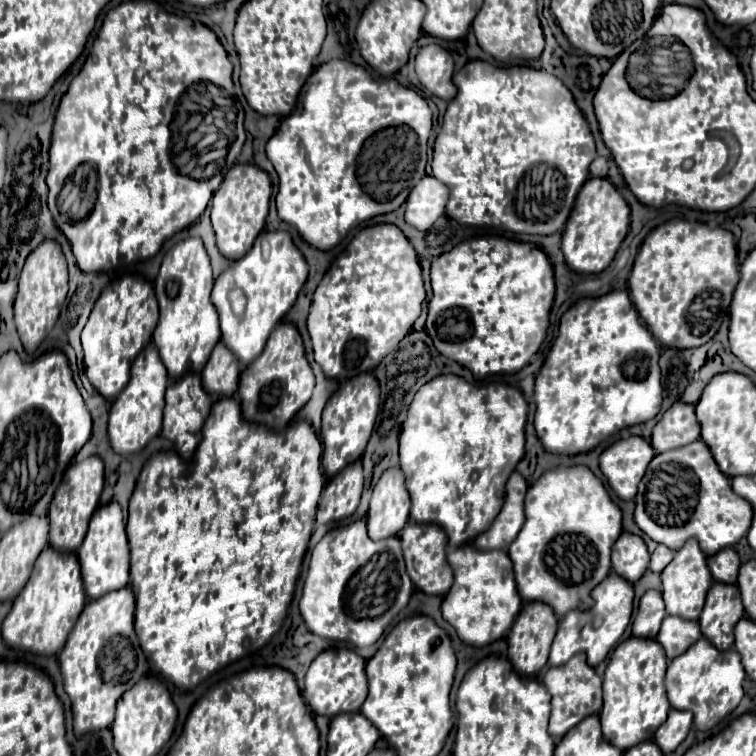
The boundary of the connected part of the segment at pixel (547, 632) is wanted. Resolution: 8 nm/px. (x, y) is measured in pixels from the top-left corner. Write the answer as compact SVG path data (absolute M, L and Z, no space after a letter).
M526 602L522 606L522 610L520 610L510 634L508 634L508 660L512 662L512 668L518 674L528 674L528 676L540 674L540 670L548 662L550 646L552 646L552 640L556 636L556 626L558 626L558 618L548 604Z

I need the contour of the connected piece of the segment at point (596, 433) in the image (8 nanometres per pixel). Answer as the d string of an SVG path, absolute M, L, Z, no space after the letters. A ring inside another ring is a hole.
M614 290L600 298L582 298L560 320L560 334L536 374L536 434L550 454L582 454L594 450L604 438L622 428L652 420L662 406L660 384L660 346L640 322L640 316L628 296L628 290Z

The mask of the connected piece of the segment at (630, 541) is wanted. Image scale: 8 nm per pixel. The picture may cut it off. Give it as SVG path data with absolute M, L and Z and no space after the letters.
M622 532L612 548L612 570L630 584L634 584L646 572L648 562L650 554L644 540L640 536Z

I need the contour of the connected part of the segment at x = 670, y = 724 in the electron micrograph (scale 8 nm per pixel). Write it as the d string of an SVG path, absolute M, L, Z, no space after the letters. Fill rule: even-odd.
M670 710L668 720L660 726L660 730L656 730L654 742L660 746L664 754L670 754L688 736L690 726L692 726L692 712Z

